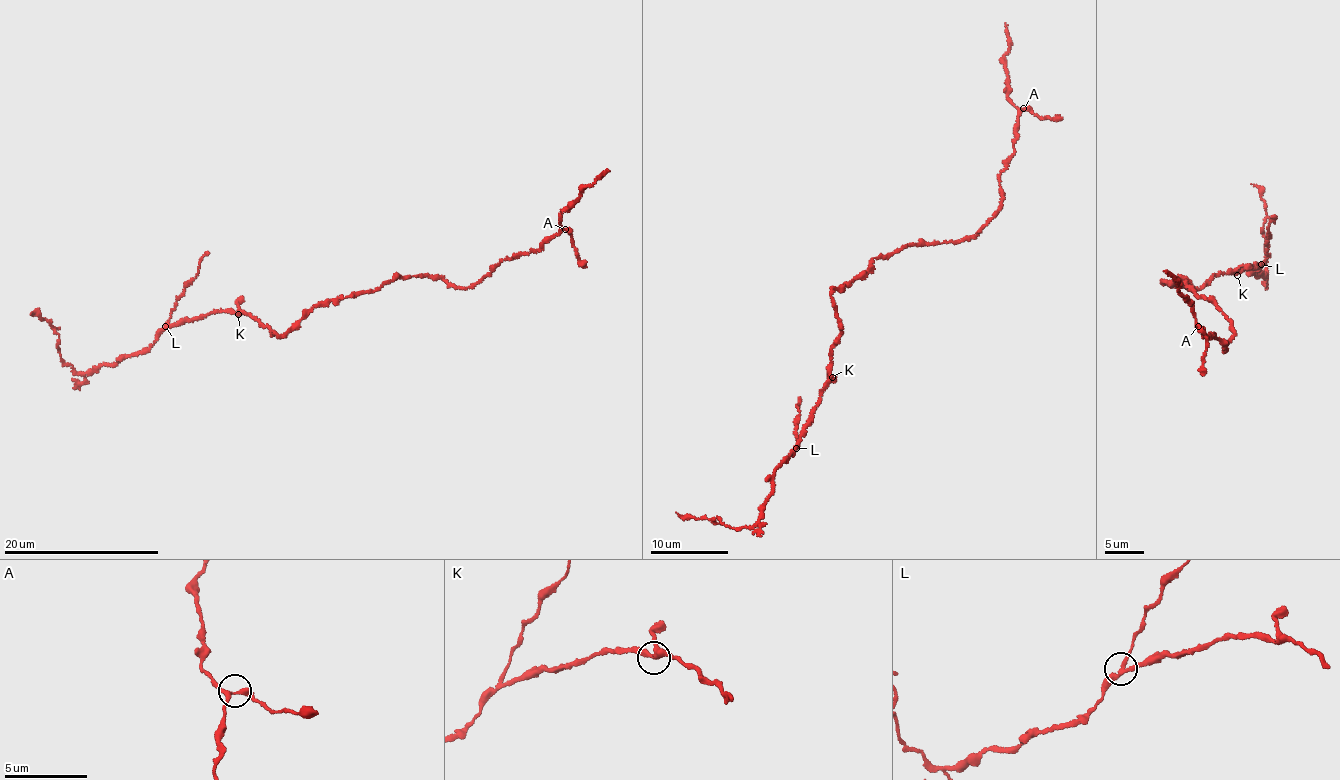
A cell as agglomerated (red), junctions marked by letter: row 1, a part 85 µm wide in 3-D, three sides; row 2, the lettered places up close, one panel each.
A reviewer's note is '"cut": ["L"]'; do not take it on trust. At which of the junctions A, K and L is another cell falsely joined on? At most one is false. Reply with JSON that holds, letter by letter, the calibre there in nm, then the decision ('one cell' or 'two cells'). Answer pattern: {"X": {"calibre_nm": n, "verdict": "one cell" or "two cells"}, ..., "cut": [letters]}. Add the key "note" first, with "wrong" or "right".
{"note": "right", "A": {"calibre_nm": 260, "verdict": "one cell"}, "K": {"calibre_nm": 240, "verdict": "one cell"}, "L": {"calibre_nm": 240, "verdict": "two cells"}, "cut": ["L"]}

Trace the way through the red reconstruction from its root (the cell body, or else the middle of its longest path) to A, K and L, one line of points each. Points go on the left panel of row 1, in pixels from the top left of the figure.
A: (309, 314), (315, 306), (379, 289), (401, 276), (436, 275), (470, 287), (497, 264), (540, 248), (565, 229)
K: (309, 314), (279, 336), (248, 313), (242, 311), (238, 314)
L: (309, 314), (279, 336), (248, 313), (237, 314), (226, 309), (165, 327)

